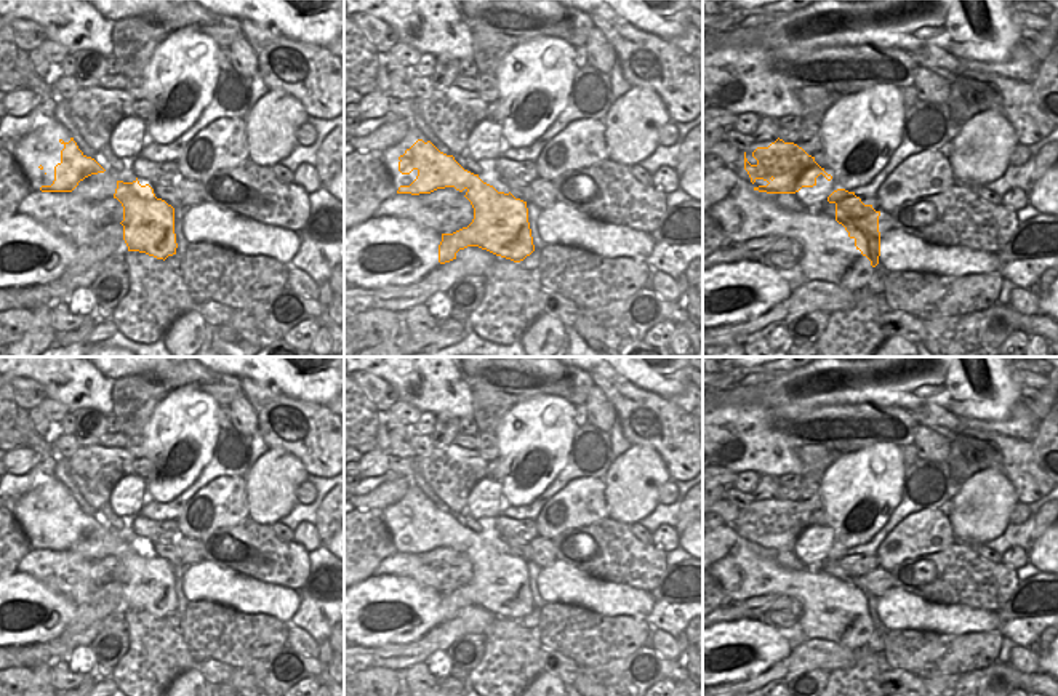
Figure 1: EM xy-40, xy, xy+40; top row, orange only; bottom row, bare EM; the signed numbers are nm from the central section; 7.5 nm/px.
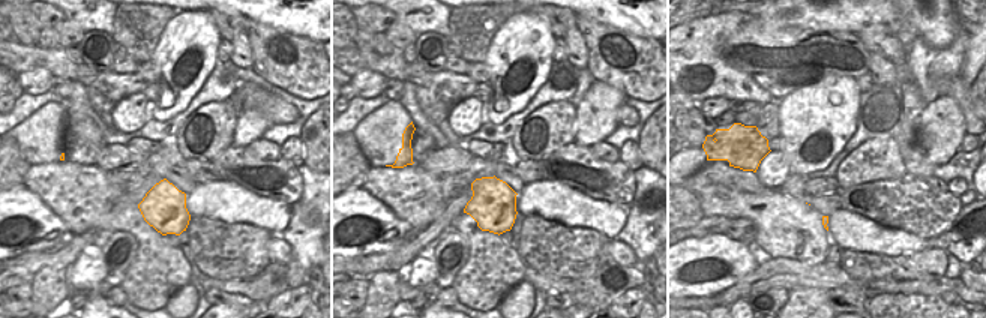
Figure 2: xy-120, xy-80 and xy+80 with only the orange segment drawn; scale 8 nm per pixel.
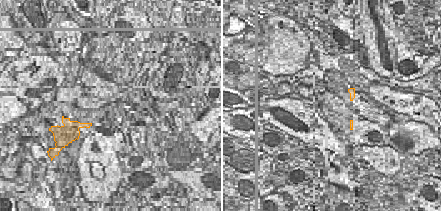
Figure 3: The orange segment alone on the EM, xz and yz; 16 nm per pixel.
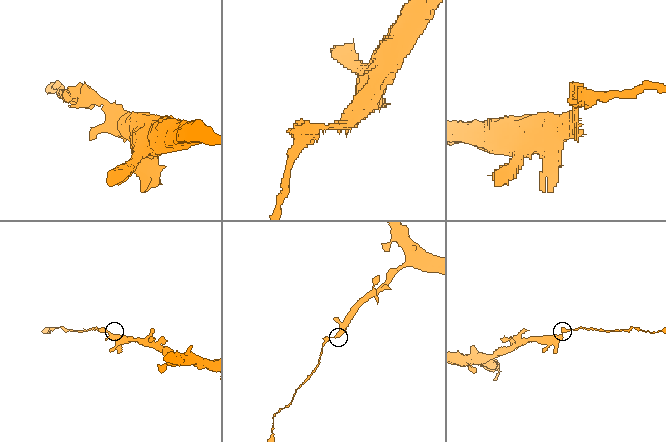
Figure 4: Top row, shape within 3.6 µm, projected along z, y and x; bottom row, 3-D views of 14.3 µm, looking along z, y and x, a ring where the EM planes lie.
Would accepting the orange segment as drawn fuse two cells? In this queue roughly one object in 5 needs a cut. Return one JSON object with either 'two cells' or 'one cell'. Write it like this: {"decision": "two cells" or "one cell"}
{"decision": "two cells"}

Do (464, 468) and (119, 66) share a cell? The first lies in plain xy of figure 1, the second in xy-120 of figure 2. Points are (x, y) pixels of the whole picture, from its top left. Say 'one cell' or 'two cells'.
two cells

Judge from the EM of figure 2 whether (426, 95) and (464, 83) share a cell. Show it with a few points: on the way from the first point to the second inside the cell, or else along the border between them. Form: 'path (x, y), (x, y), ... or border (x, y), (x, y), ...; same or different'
path (435, 95), (455, 87); same

